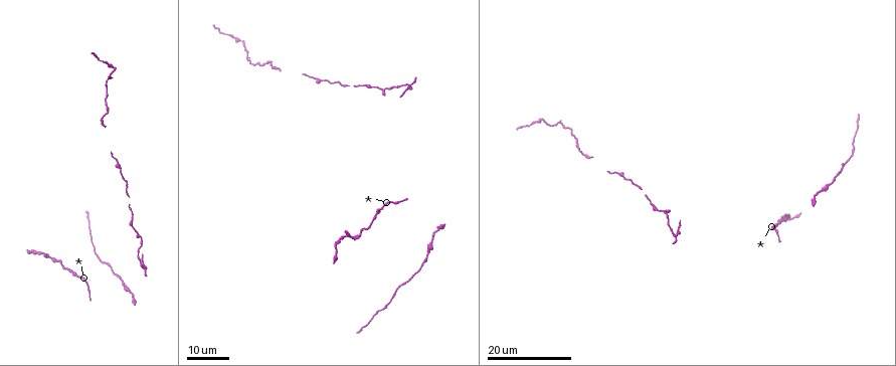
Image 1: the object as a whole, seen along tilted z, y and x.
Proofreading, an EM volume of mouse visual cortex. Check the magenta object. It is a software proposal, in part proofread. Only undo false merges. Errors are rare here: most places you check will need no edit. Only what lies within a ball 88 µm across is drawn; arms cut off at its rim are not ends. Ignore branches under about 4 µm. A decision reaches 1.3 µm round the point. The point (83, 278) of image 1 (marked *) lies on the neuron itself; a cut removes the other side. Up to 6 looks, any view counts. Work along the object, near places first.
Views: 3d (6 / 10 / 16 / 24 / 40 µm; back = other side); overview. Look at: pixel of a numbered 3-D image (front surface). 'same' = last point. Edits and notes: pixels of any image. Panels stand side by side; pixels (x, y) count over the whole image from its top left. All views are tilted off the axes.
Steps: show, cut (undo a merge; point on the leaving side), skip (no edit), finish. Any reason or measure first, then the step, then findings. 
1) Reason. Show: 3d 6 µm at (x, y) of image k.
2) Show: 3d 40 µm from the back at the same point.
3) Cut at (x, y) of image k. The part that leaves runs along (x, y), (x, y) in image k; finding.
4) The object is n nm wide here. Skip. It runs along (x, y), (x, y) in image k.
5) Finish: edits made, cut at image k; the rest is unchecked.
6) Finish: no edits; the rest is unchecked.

Thick turns thin. Show: 3d 16 µm at (272, 66) of image 1.

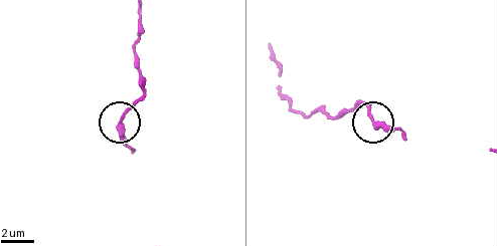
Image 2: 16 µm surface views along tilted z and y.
Show: 3d 10 µm at (124, 115) of image 2.

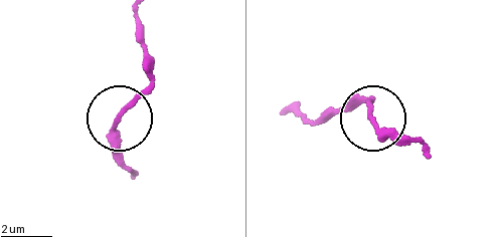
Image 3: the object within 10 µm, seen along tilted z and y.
Skip. One neuron here.

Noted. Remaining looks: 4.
Sudden change in width. Show: 3d 24 µm at (541, 121) of image 1.

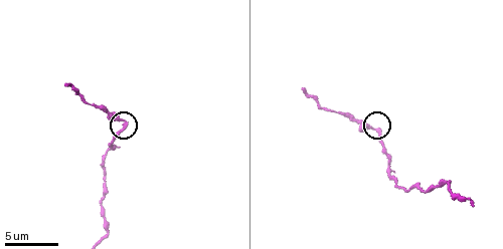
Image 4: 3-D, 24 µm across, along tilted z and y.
Show: 3d 6 µm at (124, 126) of image 4.

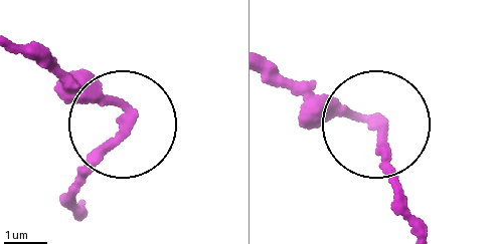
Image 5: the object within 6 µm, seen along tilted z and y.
Skip. It runs along (414, 230), (378, 126), (289, 83) in image 5; all the same neuron.

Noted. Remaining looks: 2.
Side arm on a straight run. Show: 3d 16 µm at (381, 87) of image 1.

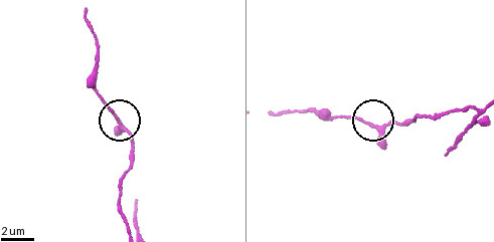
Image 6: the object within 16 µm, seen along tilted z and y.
Show: 3d 10 µm at (116, 119) of image 6.

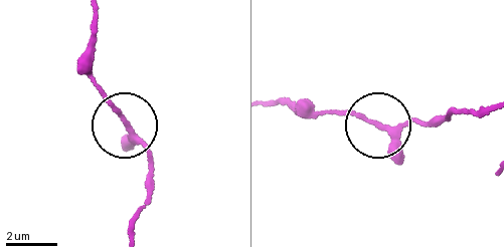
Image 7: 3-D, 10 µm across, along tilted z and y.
The object is 220 nm wide here. Skip. Continuous, no second neuron.

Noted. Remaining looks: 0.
Finish: no edits; the rest is unchecked.

